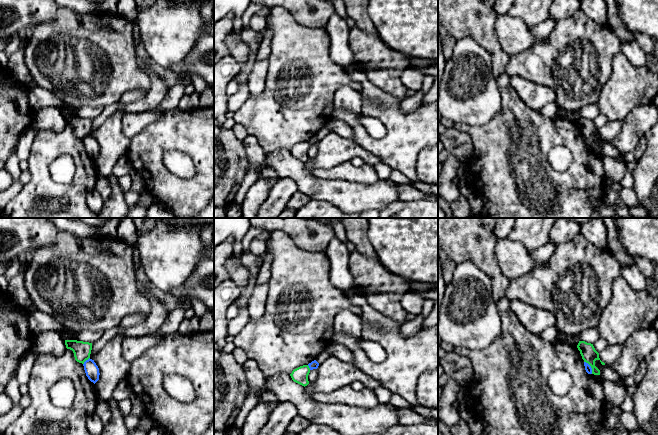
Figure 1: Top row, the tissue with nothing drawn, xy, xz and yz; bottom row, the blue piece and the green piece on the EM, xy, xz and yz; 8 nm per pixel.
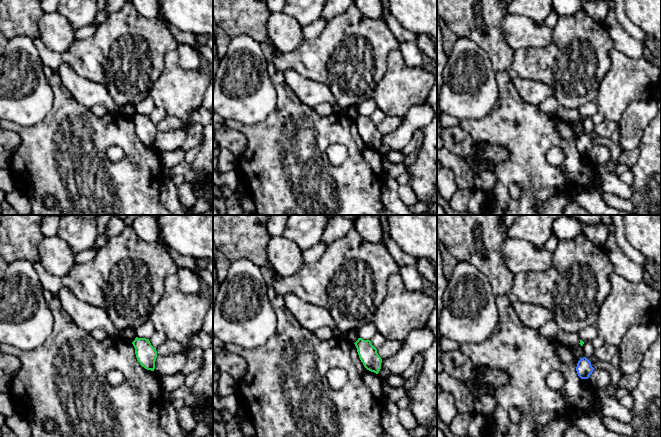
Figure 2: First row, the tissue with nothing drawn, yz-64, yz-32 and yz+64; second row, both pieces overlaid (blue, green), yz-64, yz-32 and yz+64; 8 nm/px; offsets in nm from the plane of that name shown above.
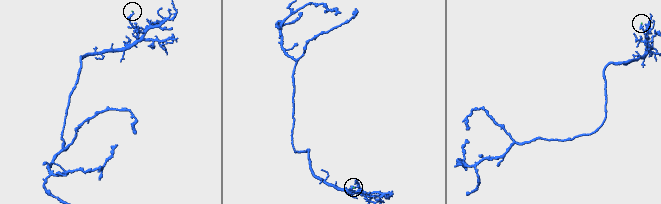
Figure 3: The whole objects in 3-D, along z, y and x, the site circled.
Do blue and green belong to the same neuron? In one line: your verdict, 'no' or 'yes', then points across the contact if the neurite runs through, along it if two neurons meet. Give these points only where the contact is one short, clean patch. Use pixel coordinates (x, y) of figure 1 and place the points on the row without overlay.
no | along yz (584, 137), (590, 142), (592, 149)

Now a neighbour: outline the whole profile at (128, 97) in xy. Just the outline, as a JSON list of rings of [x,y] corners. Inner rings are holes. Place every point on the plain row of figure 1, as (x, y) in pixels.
[[[136,89],[136,90],[127,91],[121,96],[118,102],[126,106],[129,105],[130,103],[133,103],[135,101],[144,98],[147,93],[148,91],[146,91],[145,89]]]

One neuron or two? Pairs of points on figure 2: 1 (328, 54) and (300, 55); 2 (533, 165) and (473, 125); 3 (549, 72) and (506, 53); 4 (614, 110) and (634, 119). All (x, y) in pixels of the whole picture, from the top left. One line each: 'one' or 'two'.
1: one
2: one
3: two
4: two

